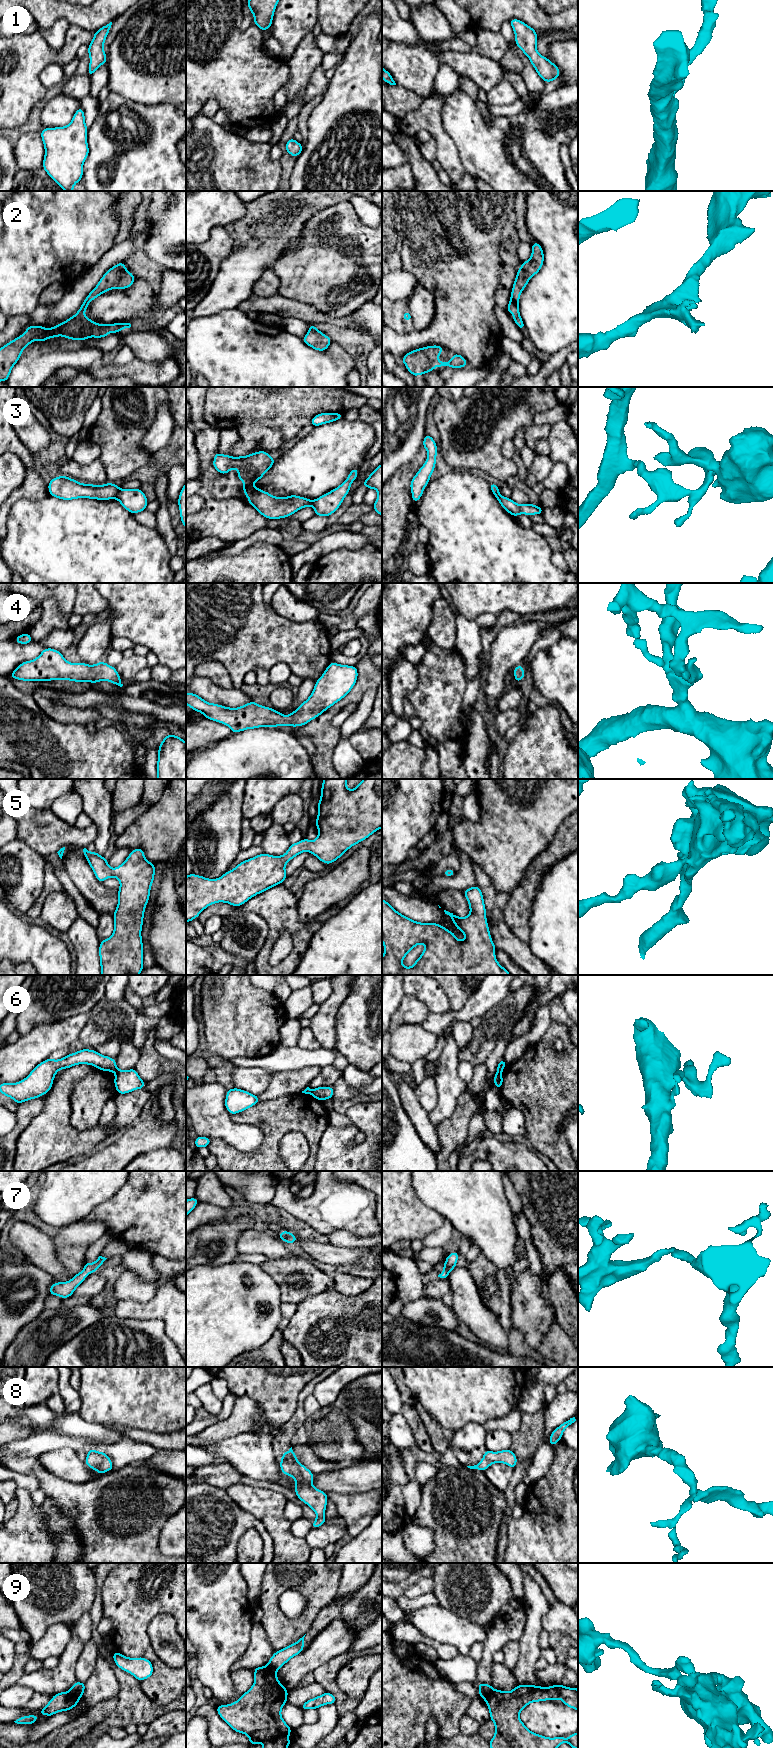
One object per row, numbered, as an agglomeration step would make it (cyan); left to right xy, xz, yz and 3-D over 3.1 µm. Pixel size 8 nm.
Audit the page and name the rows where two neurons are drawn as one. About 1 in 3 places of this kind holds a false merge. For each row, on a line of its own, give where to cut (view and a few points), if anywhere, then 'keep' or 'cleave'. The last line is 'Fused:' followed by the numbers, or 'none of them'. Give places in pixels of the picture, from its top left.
1: no cut; keep
2: no cut; keep
3: cut in xy along (119, 489), (115, 497); cleave
4: no cut; keep
5: no cut; keep
6: cut in yz along (497, 1071), (500, 1072); cleave
7: no cut; keep
8: no cut; keep
9: cut in xy along (70, 1690), (80, 1697); cleave
Fused: 3, 6, 9

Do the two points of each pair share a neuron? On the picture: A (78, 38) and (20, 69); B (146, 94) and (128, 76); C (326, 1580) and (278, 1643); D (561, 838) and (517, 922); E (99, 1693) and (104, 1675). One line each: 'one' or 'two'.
A: one
B: one
C: one
D: one
E: one

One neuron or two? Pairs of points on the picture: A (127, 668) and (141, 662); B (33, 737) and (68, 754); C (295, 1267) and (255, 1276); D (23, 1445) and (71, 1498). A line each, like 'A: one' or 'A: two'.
A: one
B: one
C: two
D: two

